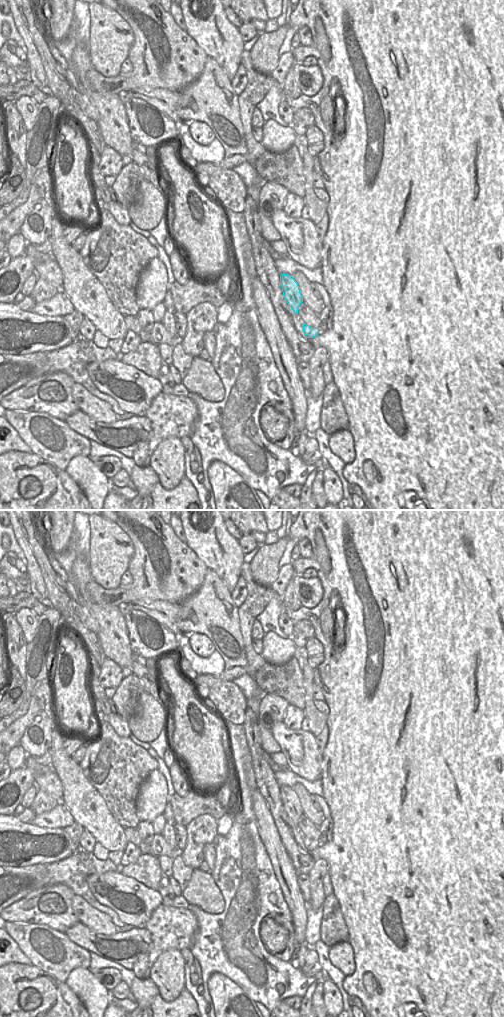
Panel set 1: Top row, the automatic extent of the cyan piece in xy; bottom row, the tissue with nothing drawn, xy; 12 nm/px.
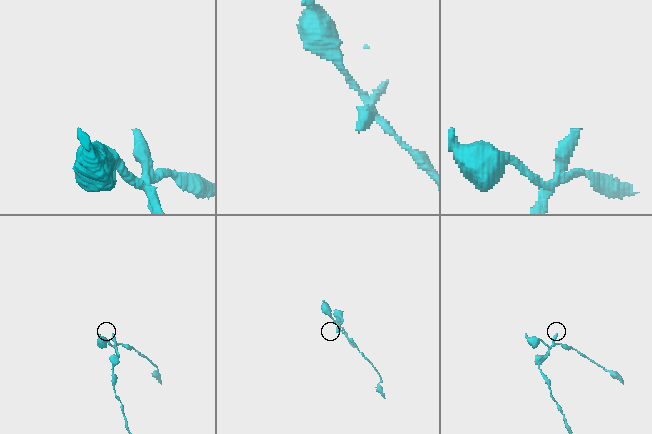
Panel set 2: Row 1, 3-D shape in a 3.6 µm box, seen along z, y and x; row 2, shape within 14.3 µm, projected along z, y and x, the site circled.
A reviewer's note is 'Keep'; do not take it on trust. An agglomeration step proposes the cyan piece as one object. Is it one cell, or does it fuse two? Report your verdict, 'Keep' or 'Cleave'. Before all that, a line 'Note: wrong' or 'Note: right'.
Note: wrong
Cleave.

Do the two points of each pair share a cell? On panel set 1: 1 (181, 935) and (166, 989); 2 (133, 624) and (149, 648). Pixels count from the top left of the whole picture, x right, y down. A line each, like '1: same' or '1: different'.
1: different
2: same

